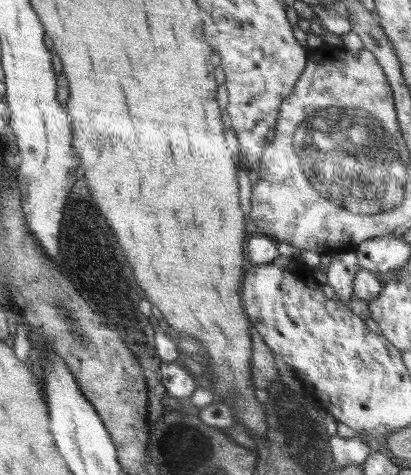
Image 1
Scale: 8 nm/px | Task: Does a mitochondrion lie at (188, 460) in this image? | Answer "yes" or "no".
yes

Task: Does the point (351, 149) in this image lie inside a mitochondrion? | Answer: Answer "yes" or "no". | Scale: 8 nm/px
yes

